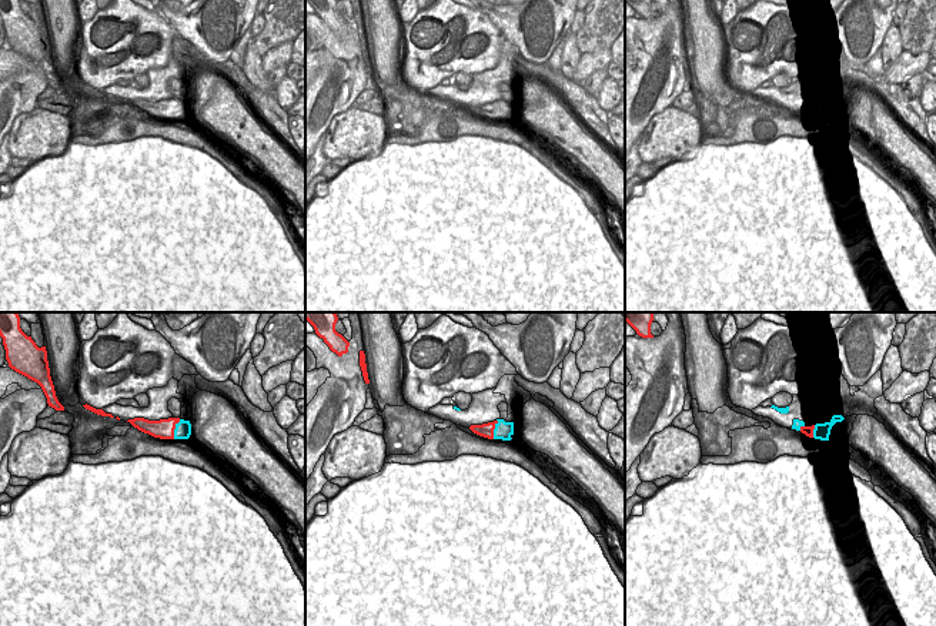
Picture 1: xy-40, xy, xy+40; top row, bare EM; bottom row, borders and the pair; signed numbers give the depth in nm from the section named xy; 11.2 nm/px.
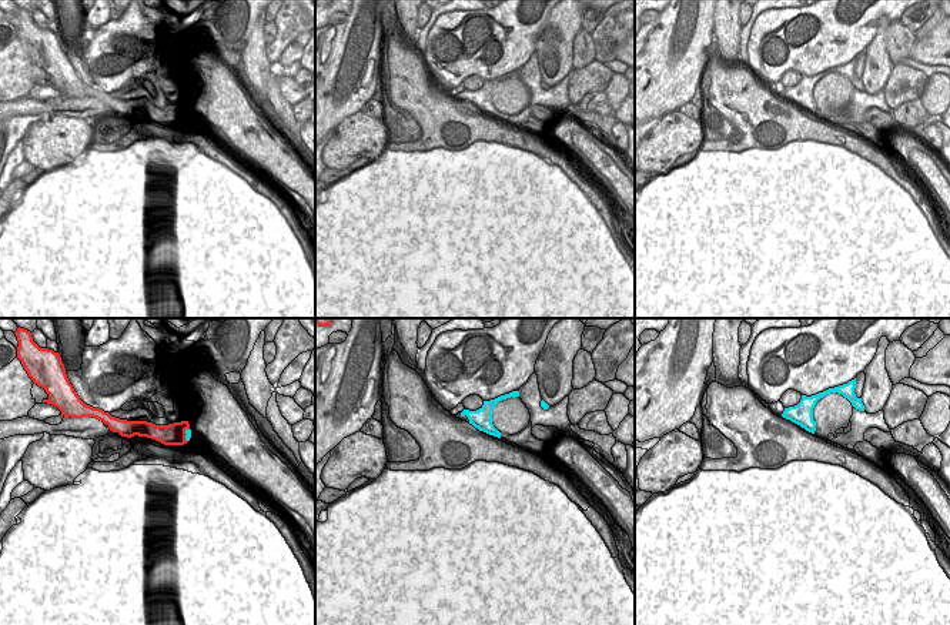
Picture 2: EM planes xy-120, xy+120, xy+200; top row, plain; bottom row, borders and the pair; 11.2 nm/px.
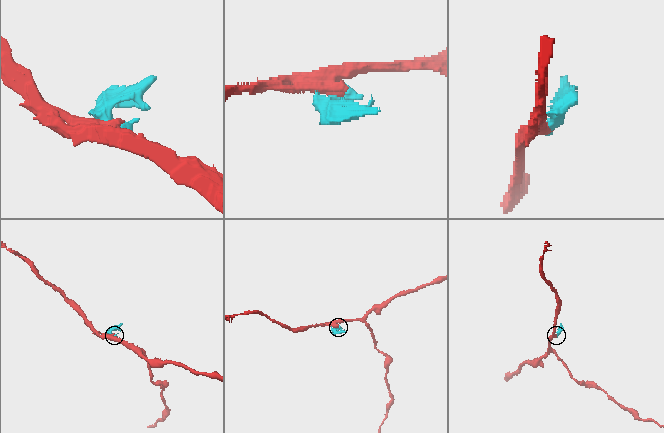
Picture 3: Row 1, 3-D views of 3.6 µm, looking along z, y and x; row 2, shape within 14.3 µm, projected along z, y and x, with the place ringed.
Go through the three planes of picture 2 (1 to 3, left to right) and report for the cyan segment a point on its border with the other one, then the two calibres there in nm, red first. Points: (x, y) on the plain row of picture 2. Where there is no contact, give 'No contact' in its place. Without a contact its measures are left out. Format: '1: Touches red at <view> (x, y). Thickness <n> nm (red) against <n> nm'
1: Touches red at xy-120 (186, 114). Thickness 260 nm (red) against 60 nm
2: No contact
3: No contact

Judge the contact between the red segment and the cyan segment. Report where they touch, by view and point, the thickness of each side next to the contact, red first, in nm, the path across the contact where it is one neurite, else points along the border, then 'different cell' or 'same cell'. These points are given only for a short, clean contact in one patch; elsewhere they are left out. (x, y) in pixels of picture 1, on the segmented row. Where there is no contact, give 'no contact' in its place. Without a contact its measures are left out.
meets red in xy-40 at (174, 428); 220 nm thick on the red side, 190 nm on the other; border along xy-40 (180, 419), (173, 438); different cell

